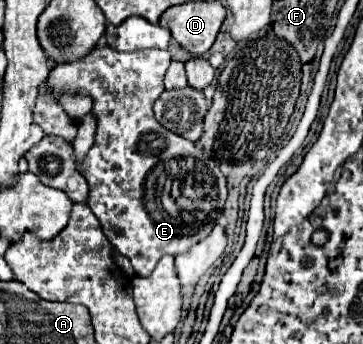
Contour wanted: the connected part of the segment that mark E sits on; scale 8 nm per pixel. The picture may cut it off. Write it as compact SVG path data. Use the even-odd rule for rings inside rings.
M101 46L101 48L95 48L91 54L87 54L87 56L81 58L81 60L75 60L75 62L71 62L71 64L59 64L57 68L51 70L51 74L49 74L49 78L47 78L47 82L51 84L51 88L53 88L53 92L55 92L57 96L69 92L69 94L81 94L81 96L91 96L91 98L93 98L93 114L95 114L97 120L99 120L99 122L97 122L97 136L95 136L93 148L87 152L87 156L83 158L83 162L79 162L79 172L81 172L81 176L83 176L83 178L87 180L87 184L89 184L87 206L89 206L89 208L93 210L93 214L99 218L101 228L103 228L103 234L107 236L107 240L111 242L111 246L113 246L121 256L127 256L127 258L131 260L133 270L135 270L137 276L149 276L149 274L153 272L155 264L161 260L161 256L165 256L165 254L177 256L177 254L181 254L181 252L187 252L187 250L189 250L191 246L195 246L199 240L203 240L203 238L211 232L211 228L213 228L213 224L215 224L219 212L221 212L223 206L225 206L225 198L227 198L227 182L225 182L223 172L217 168L215 160L207 158L205 152L203 152L201 148L197 148L195 142L191 142L191 140L187 140L187 138L183 138L183 136L179 136L179 134L173 134L173 132L169 132L167 128L163 128L163 126L155 120L155 116L153 116L153 102L155 102L155 100L159 98L159 94L165 90L165 88L163 88L163 74L165 74L165 70L169 68L169 62L171 62L171 54L169 54L167 50L143 50L143 52L129 52L129 54L125 52L125 54L123 54L123 52L113 50L111 46Z

